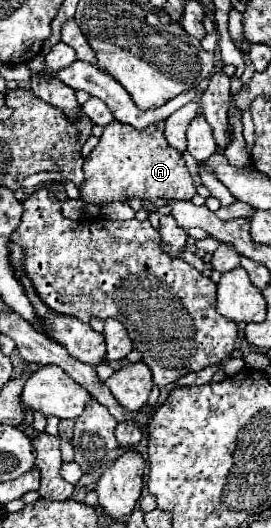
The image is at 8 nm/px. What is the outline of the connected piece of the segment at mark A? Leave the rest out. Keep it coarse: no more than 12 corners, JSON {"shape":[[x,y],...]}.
{"shape":[[113,121],[85,161],[81,199],[189,201],[197,189],[163,135]]}

